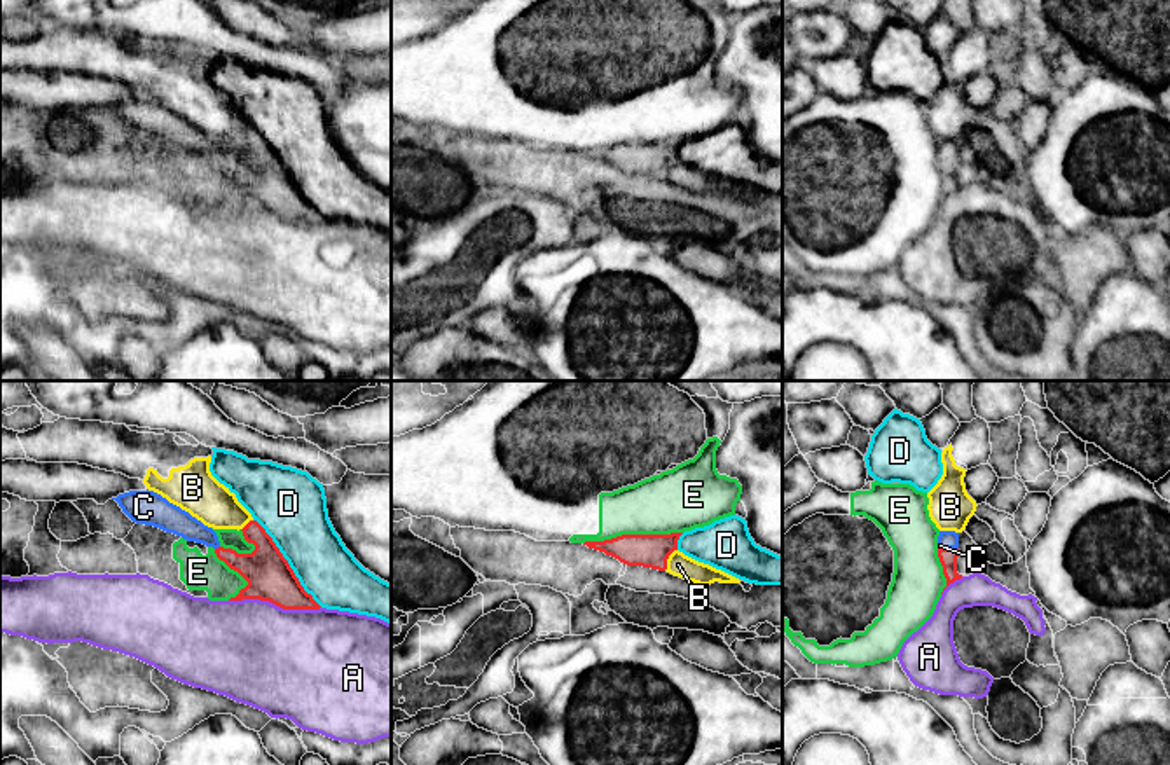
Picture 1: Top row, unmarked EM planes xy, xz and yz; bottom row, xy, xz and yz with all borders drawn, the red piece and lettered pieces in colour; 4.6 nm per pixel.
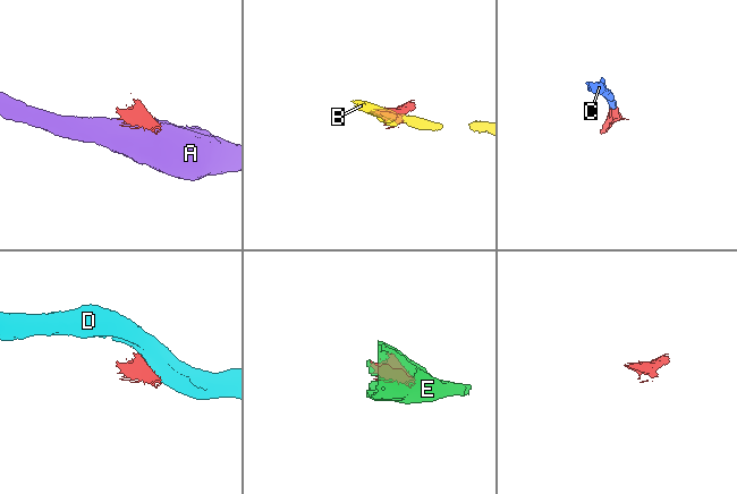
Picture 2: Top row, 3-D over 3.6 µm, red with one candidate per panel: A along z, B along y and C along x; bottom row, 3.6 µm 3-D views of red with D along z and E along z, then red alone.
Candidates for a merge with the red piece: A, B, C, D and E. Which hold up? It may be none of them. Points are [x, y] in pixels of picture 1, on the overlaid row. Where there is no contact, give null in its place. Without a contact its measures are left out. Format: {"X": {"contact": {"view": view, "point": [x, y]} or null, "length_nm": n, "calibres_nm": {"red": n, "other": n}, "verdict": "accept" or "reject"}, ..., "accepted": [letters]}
{"A": {"contact": {"view": "xy", "point": [275, 603]}, "length_nm": 420, "calibres_nm": {"red": 220, "other": 480}, "verdict": "reject"}, "B": {"contact": {"view": "xz", "point": [667, 558]}, "length_nm": 120, "calibres_nm": {"red": 160, "other": 110}, "verdict": "reject"}, "C": {"contact": {"view": "yz", "point": [949, 549]}, "length_nm": 100, "calibres_nm": {"red": 80, "other": 80}, "verdict": "accept"}, "D": {"contact": {"view": "xy", "point": [287, 563]}, "length_nm": 500, "calibres_nm": {"red": 220, "other": 320}, "verdict": "reject"}, "E": {"contact": {"view": "xz", "point": [633, 535]}, "length_nm": 460, "calibres_nm": {"red": 160, "other": 280}, "verdict": "reject"}, "accepted": ["C"]}

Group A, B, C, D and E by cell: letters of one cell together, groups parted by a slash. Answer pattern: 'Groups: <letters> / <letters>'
Groups: A / B / C / D / E

